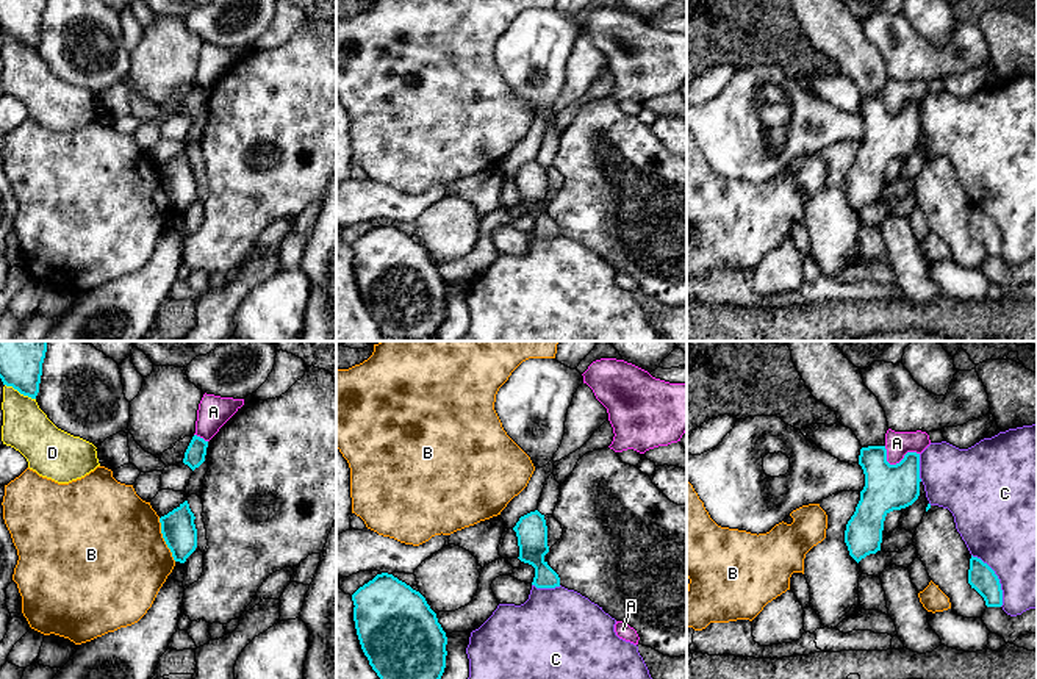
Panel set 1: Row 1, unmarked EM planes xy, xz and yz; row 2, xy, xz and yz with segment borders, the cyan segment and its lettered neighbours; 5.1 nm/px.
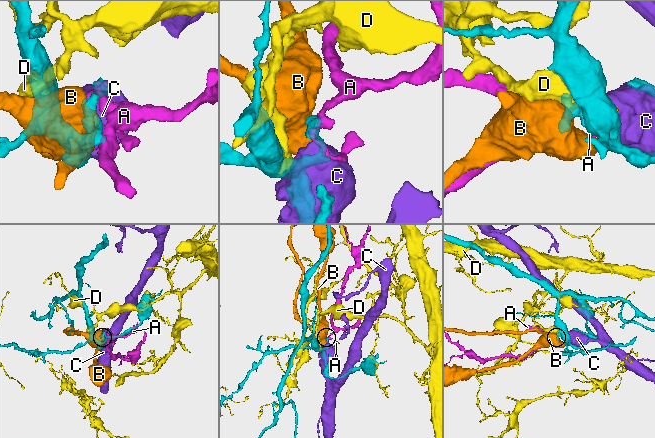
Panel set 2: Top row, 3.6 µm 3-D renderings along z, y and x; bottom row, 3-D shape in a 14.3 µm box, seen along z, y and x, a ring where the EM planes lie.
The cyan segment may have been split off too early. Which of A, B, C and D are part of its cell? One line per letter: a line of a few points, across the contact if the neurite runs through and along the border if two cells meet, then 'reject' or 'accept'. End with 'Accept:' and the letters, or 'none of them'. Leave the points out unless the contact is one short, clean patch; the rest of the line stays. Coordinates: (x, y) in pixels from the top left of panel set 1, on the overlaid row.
A: yz (884, 446), (890, 463), (898, 462), (907, 452), (918, 452) | reject
B: reject
C: reject
D: reject
Accept: none of them

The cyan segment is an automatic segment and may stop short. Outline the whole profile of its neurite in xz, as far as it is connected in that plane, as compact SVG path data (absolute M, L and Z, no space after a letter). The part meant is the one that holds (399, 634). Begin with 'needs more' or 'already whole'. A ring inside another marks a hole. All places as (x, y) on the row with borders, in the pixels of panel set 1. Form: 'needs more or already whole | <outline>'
already whole | M382 573L352 601L361 649L380 679L441 679L447 637L419 591Z

